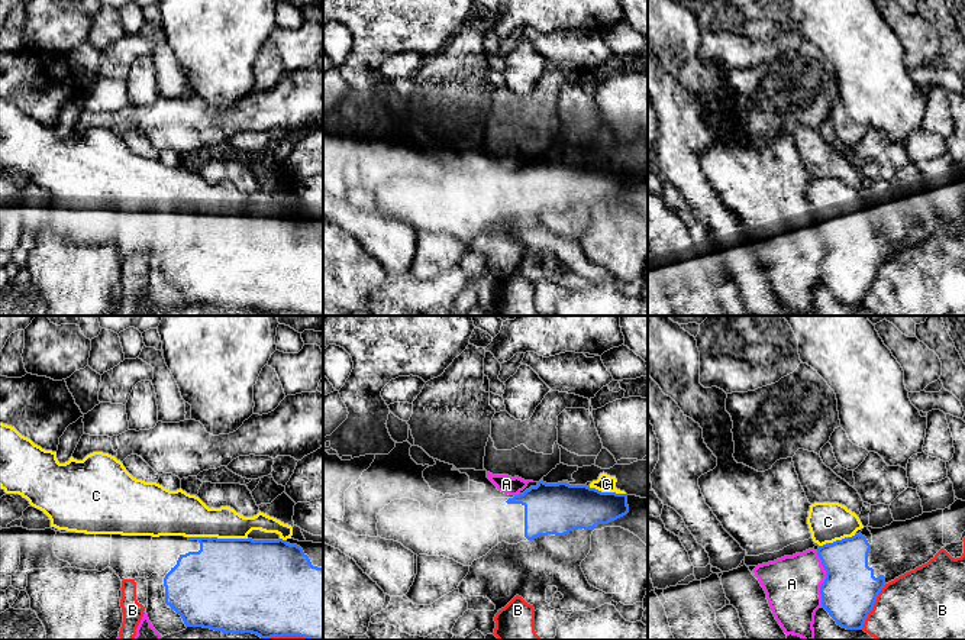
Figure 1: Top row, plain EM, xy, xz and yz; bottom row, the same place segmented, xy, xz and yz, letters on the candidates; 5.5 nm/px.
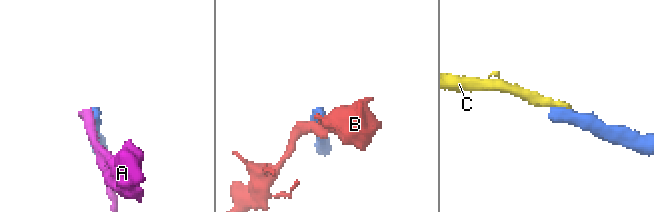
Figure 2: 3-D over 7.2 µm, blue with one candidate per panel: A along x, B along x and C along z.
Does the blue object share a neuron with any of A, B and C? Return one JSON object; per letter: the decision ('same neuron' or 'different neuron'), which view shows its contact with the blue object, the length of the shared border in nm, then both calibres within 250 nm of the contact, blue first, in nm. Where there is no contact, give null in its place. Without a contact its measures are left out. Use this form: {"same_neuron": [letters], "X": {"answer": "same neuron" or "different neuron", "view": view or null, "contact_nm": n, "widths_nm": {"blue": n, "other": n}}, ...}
{"same_neuron": ["C"], "A": {"answer": "different neuron", "view": "yz", "contact_nm": 320, "widths_nm": {"blue": 300, "other": 300}}, "B": {"answer": "different neuron", "view": "yz", "contact_nm": 300, "widths_nm": {"blue": 300, "other": 500}}, "C": {"answer": "same neuron", "view": "xz", "contact_nm": 220, "widths_nm": {"blue": 260, "other": 100}}}

